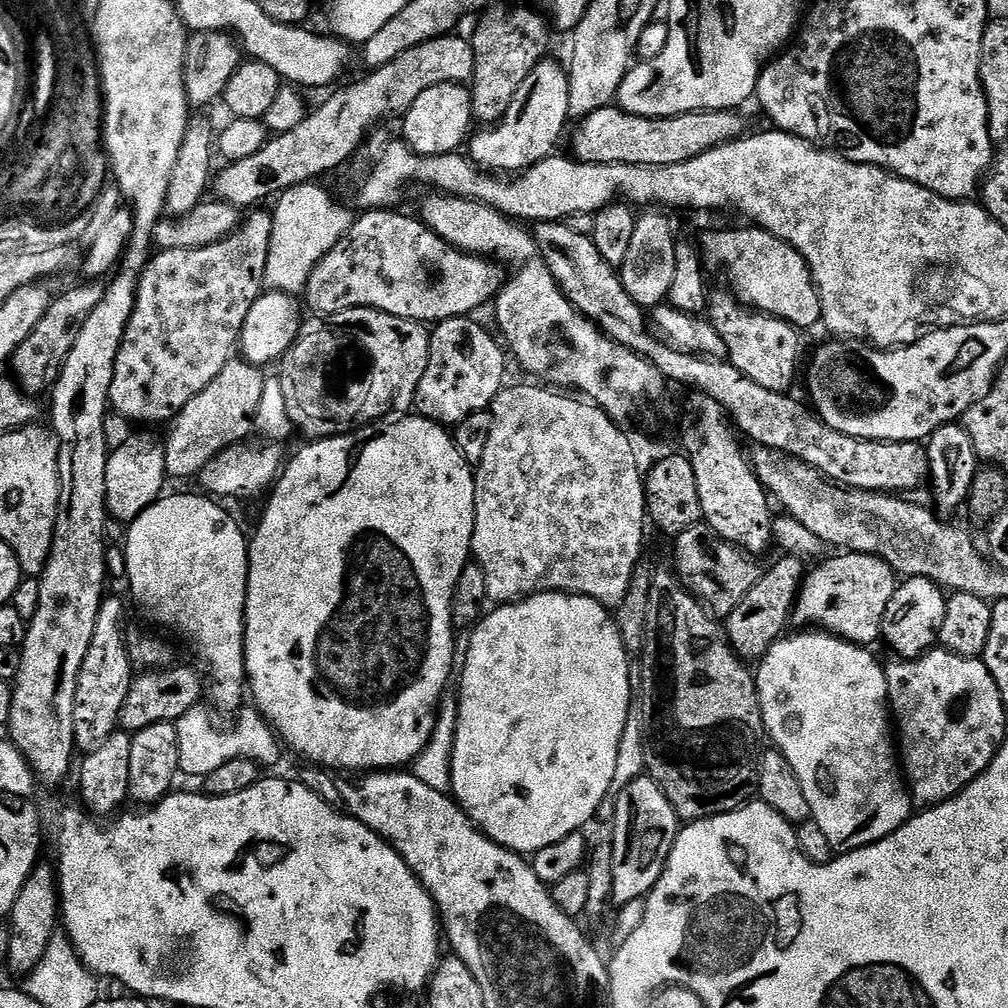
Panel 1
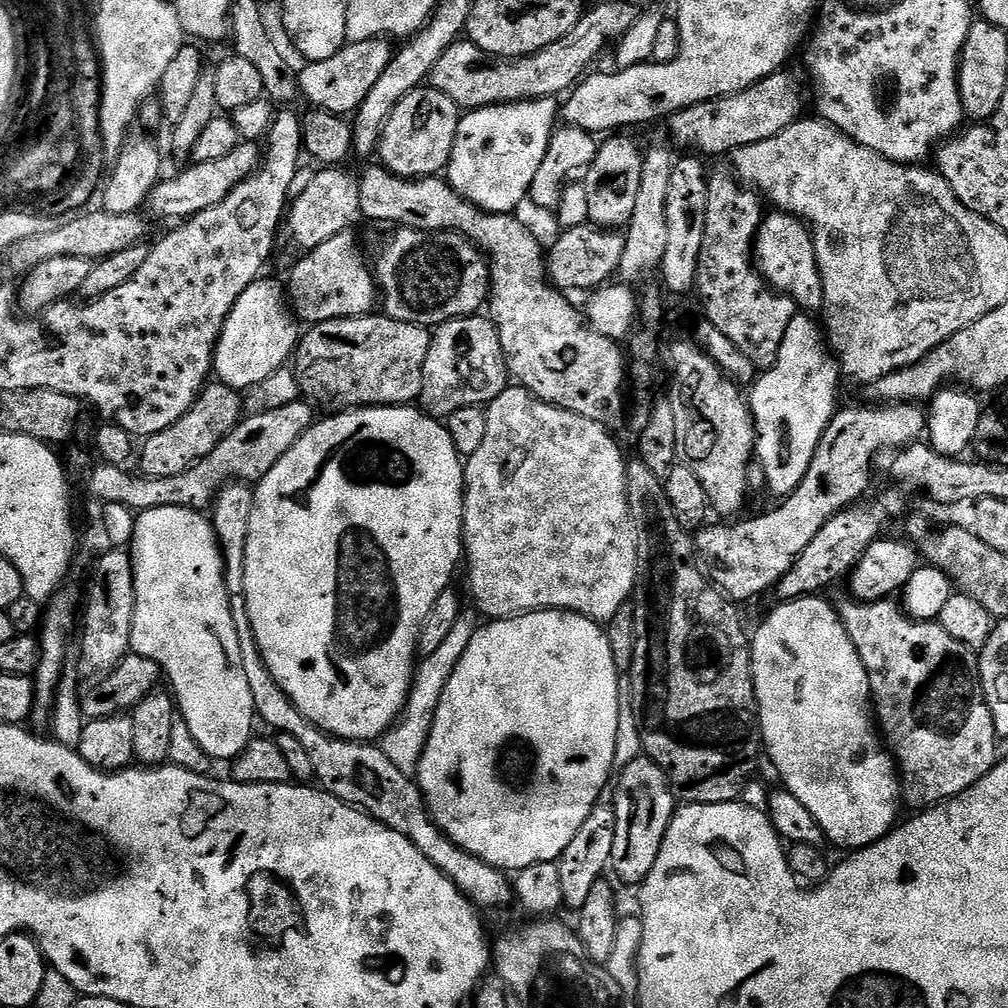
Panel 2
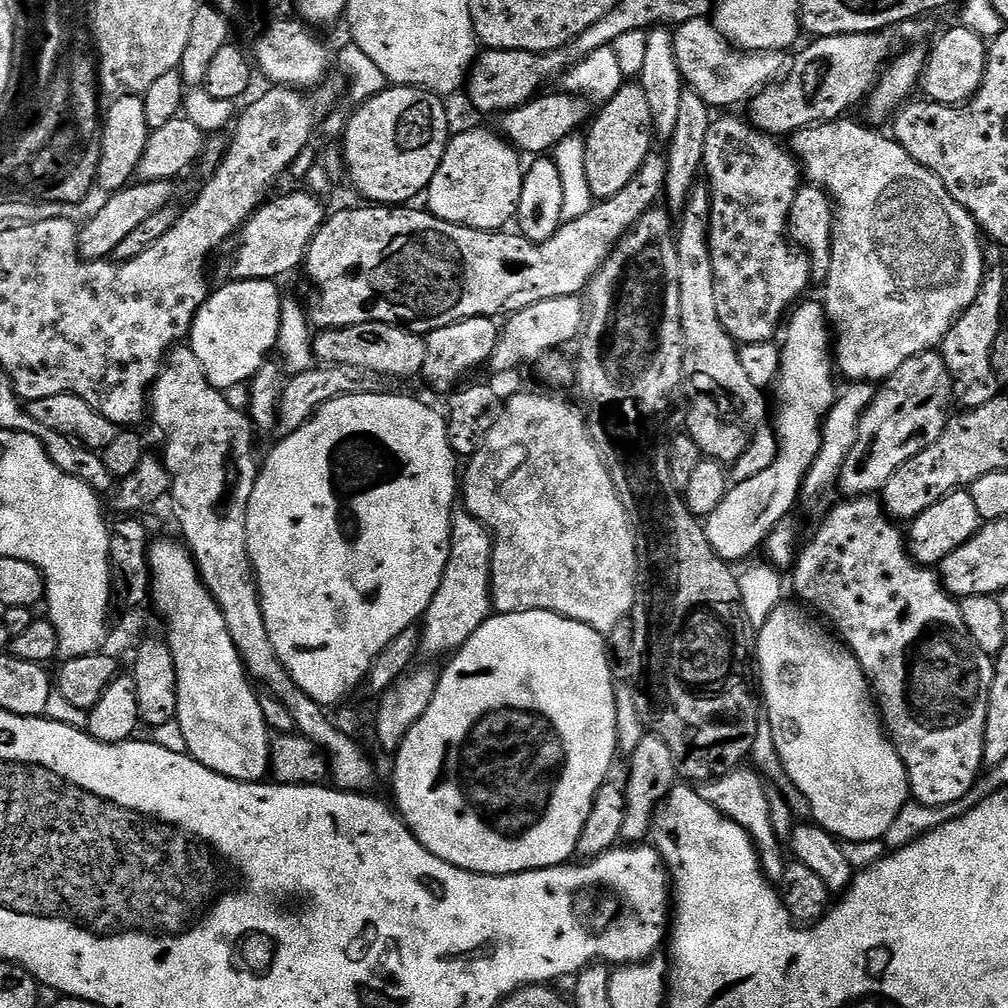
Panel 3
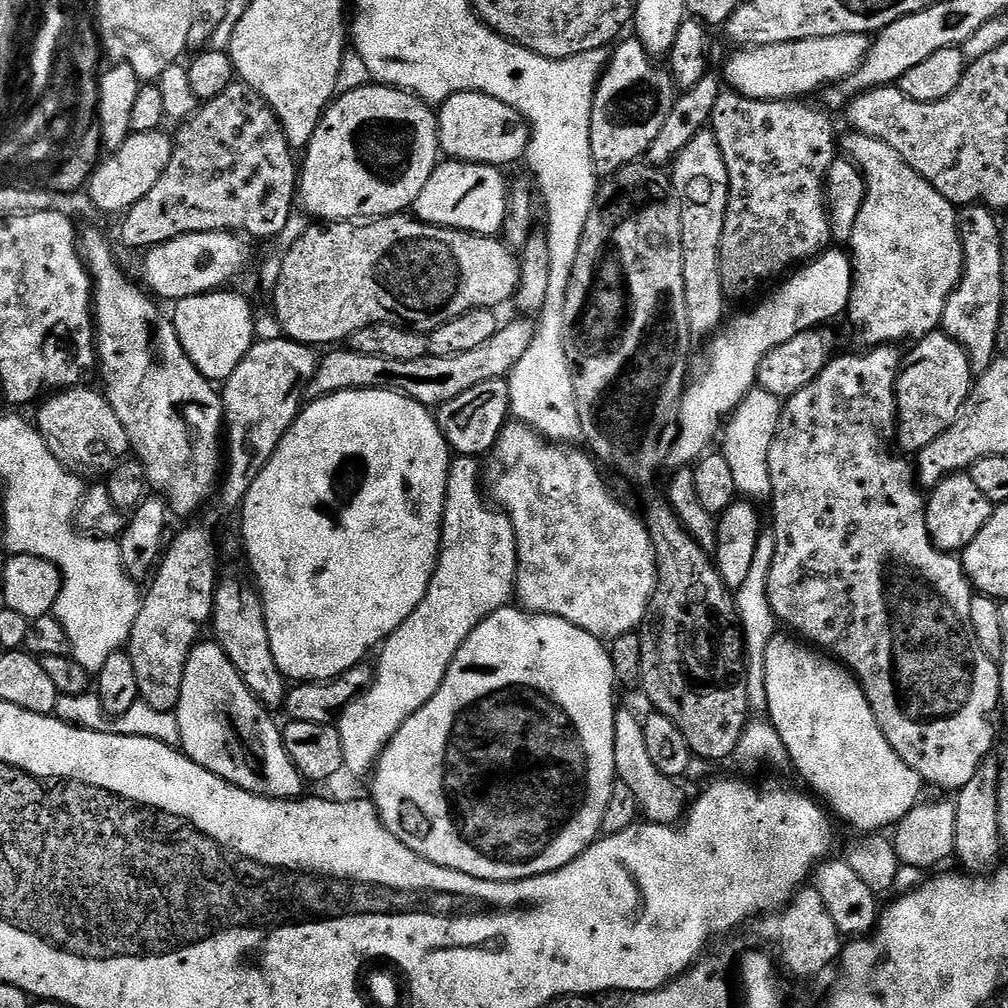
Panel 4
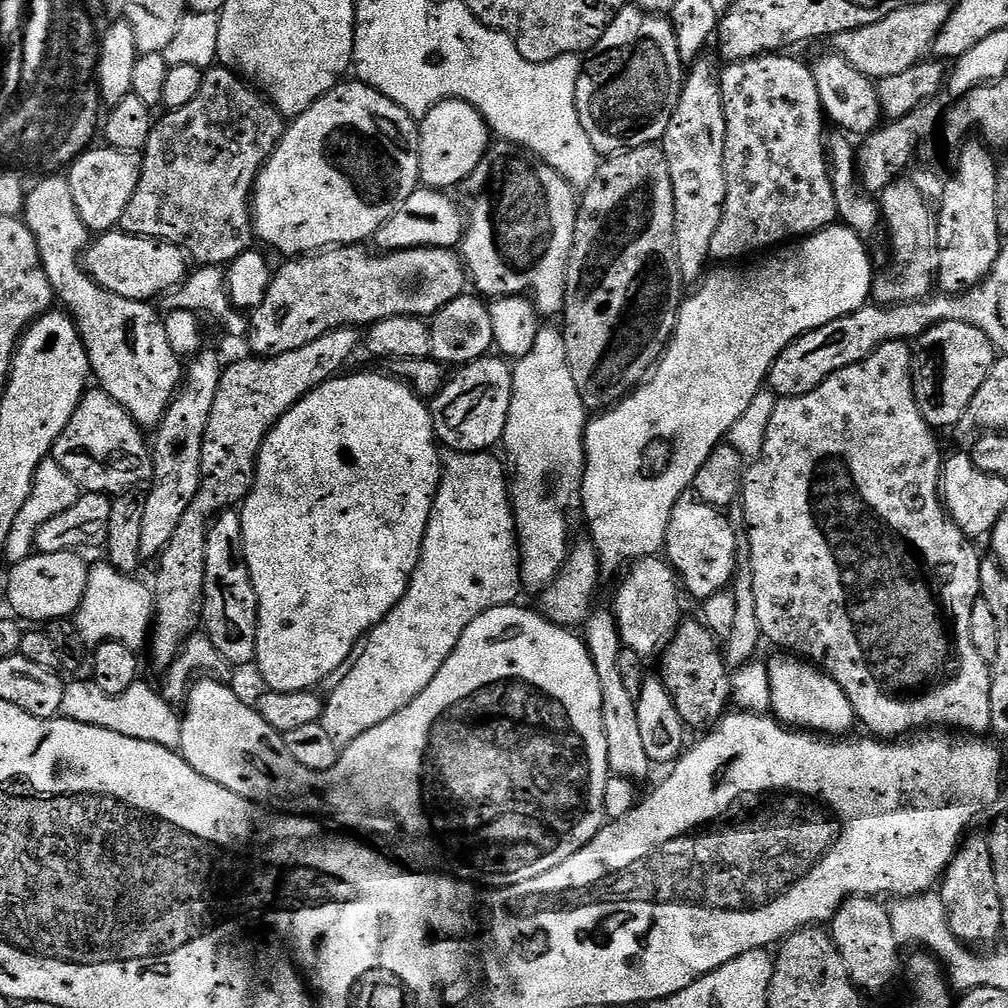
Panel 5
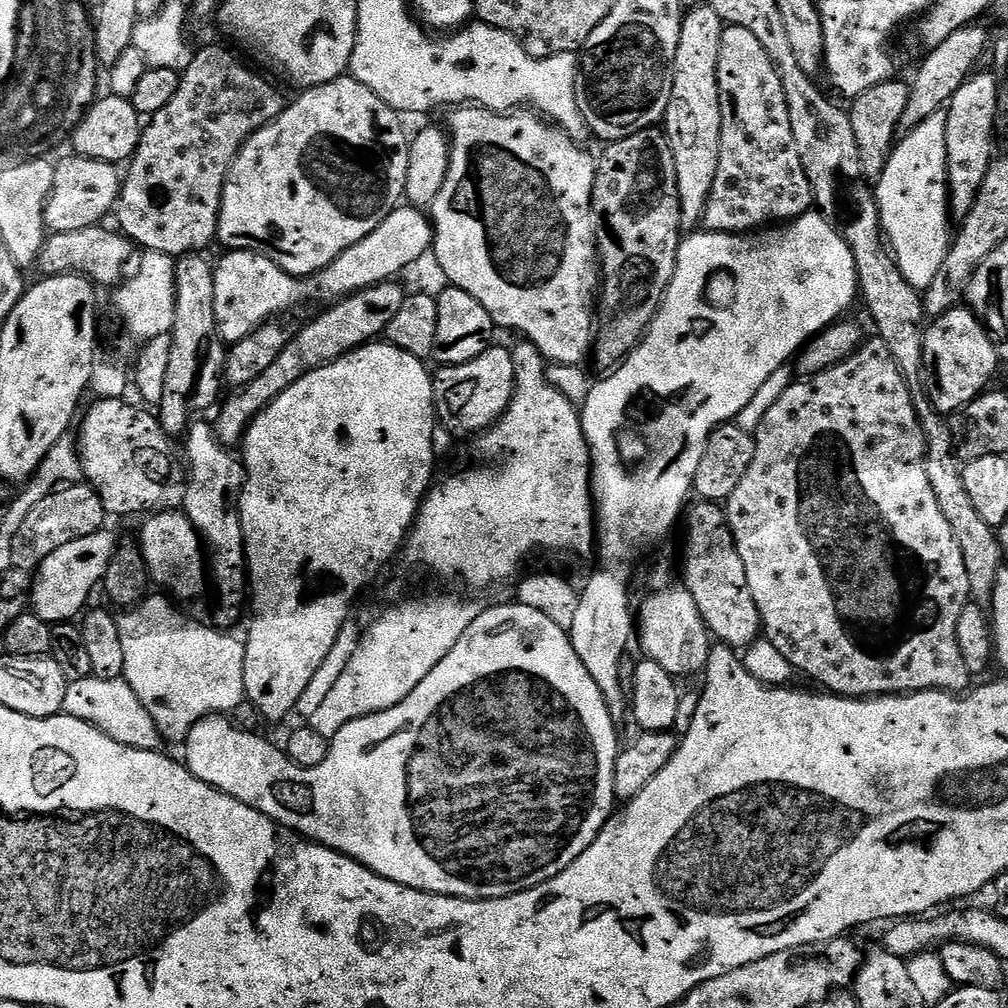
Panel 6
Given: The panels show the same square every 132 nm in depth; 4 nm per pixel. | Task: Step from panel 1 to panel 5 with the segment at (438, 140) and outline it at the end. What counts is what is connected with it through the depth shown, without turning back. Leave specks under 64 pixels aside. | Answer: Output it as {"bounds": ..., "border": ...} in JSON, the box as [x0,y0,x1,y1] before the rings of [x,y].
{"bounds":[250,82,420,258],"border":[[[341,82],[335,88],[329,90],[326,95],[310,110],[306,110],[302,115],[295,117],[285,127],[283,136],[280,137],[280,143],[276,145],[275,150],[268,155],[268,160],[260,169],[256,186],[252,189],[252,202],[250,205],[250,215],[252,217],[252,230],[257,241],[269,244],[276,252],[281,252],[281,257],[295,258],[298,256],[307,256],[315,254],[329,246],[360,246],[365,242],[371,241],[375,237],[376,231],[389,220],[397,210],[414,194],[420,184],[420,167],[418,166],[418,142],[420,141],[420,129],[418,127],[417,117],[411,116],[402,106],[390,102],[378,90],[374,90],[368,84],[359,82]]]}

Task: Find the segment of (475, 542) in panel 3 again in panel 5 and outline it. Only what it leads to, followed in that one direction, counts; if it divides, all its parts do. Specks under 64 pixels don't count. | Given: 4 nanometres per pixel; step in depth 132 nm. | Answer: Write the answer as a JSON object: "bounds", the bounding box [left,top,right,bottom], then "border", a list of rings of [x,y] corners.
{"bounds":[319,451,522,750],"border":[[[449,451],[447,455],[442,464],[440,485],[436,487],[418,566],[410,578],[406,594],[402,594],[398,606],[394,606],[382,622],[372,627],[358,655],[335,681],[336,689],[324,700],[319,723],[341,750],[366,730],[378,726],[378,722],[394,718],[398,710],[414,702],[414,698],[434,682],[434,674],[442,670],[446,658],[450,658],[454,646],[458,646],[466,626],[470,626],[474,618],[486,614],[486,610],[515,605],[519,601],[516,599],[522,596],[520,546],[516,542],[516,517],[512,514],[505,461],[499,455],[492,456],[496,454],[491,451]]]}

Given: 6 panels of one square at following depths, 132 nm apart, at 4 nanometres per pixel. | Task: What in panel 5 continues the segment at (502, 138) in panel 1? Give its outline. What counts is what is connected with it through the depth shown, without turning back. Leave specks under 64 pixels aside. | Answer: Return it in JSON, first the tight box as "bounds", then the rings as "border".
{"bounds":[374,187,466,253],"border":[[[417,187],[406,202],[376,231],[374,244],[381,253],[397,252],[403,248],[451,248],[459,245],[466,227],[465,217],[456,209],[451,195],[435,188]]]}

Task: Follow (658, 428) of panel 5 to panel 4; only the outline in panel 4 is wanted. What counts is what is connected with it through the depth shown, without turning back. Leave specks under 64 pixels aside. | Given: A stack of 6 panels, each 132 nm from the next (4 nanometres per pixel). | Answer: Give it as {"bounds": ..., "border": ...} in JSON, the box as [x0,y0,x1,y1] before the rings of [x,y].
{"bounds":[667,250,852,466],"border":[[[829,250],[820,253],[815,260],[797,267],[757,308],[744,312],[727,321],[723,328],[713,337],[711,355],[706,364],[691,373],[683,396],[678,405],[678,431],[672,449],[668,451],[667,463],[672,466],[692,466],[701,456],[713,447],[712,439],[717,439],[722,425],[732,415],[733,410],[744,401],[744,396],[756,384],[756,372],[760,369],[762,358],[774,346],[790,342],[799,332],[808,332],[811,328],[827,325],[835,316],[844,316],[848,299],[852,297],[852,262],[849,253],[844,250]]]}

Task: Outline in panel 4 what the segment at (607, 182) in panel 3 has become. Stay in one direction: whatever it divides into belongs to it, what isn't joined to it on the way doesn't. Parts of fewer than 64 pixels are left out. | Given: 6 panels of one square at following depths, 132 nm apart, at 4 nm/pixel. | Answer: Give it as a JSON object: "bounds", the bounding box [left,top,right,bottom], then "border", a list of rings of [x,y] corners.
{"bounds":[590,38,678,178],"border":[[[635,38],[623,40],[621,39],[611,49],[608,63],[599,84],[596,85],[590,114],[590,150],[597,173],[604,178],[613,176],[627,164],[637,163],[647,153],[650,142],[654,142],[654,138],[658,138],[658,130],[662,130],[662,125],[666,123],[666,114],[670,114],[672,103],[675,102],[678,95],[671,75],[661,65],[661,69],[656,65],[659,63],[648,55],[648,51],[640,45],[640,41]]]}

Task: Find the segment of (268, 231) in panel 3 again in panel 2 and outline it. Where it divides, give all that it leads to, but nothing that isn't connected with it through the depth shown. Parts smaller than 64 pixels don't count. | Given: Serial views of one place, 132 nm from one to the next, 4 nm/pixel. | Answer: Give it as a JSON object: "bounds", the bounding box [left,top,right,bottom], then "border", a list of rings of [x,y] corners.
{"bounds":[286,166,360,250],"border":[[[324,166],[315,173],[313,182],[295,197],[286,216],[286,232],[292,235],[300,250],[311,250],[330,242],[338,234],[349,231],[360,215],[360,182],[340,166]]]}

